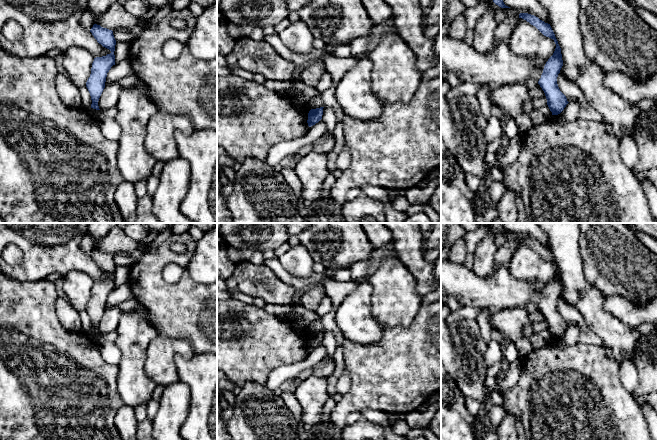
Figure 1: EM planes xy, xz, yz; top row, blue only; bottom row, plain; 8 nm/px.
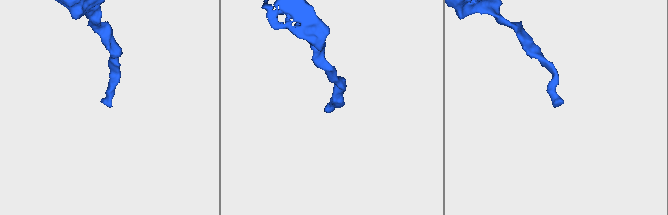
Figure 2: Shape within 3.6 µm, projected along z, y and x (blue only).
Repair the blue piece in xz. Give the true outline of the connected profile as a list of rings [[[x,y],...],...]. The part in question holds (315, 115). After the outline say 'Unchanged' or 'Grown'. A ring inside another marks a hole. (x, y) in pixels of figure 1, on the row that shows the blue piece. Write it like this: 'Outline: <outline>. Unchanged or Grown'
Outline: [[[320,107],[320,108],[316,108],[316,109],[311,109],[309,111],[308,120],[307,120],[309,127],[315,125],[316,123],[318,123],[322,119],[323,108],[324,107]]]. Unchanged

